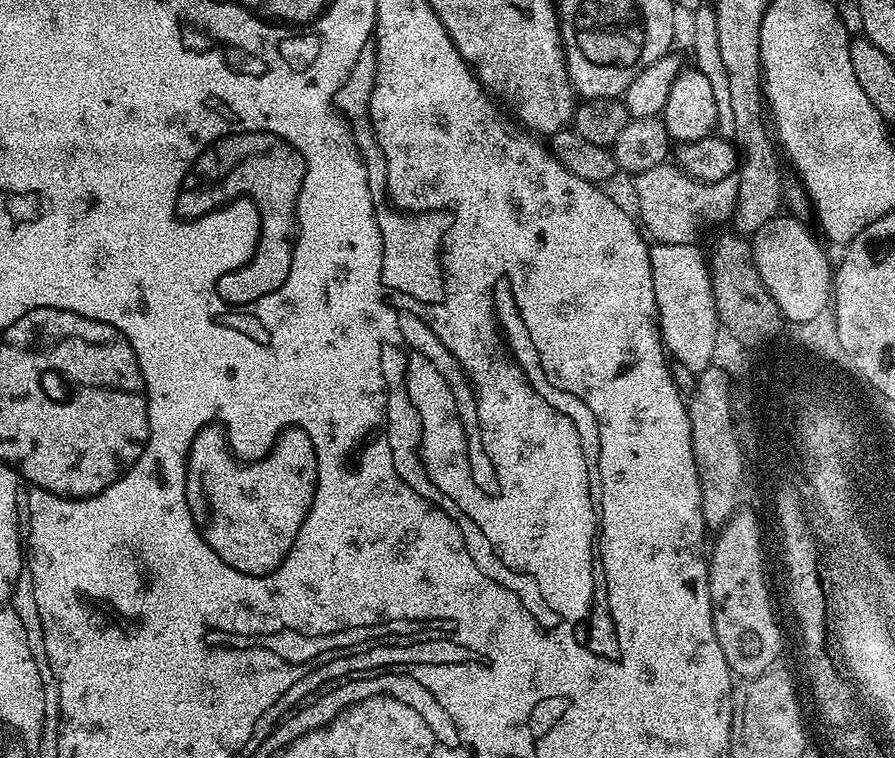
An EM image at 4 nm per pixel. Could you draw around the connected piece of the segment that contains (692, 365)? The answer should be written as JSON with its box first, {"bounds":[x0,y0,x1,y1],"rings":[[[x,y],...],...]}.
{"bounds":[649,244,720,373],"rings":[[[658,244],[649,247],[650,266],[654,274],[654,298],[660,311],[660,339],[664,347],[682,366],[686,366],[694,373],[701,372],[701,365],[710,360],[709,353],[713,347],[716,331],[720,327],[720,320],[716,317],[714,306],[714,290],[712,280],[708,276],[707,259],[686,244]]]}

